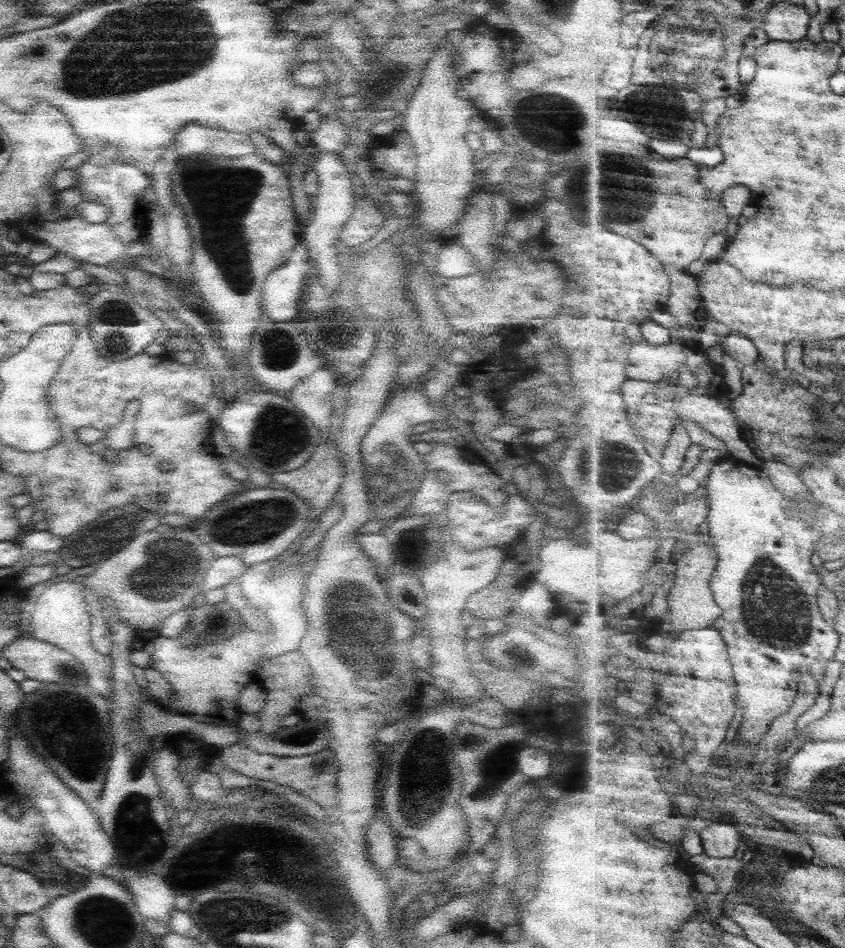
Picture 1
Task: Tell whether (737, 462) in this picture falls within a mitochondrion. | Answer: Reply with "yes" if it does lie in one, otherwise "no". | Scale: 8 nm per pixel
no

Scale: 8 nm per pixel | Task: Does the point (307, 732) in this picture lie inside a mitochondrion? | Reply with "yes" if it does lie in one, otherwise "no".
yes

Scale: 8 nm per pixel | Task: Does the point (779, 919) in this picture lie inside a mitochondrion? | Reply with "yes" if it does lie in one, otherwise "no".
no

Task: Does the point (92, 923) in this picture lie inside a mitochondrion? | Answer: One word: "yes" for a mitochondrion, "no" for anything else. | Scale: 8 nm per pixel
yes

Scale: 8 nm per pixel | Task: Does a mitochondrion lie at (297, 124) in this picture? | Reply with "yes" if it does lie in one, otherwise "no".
no

